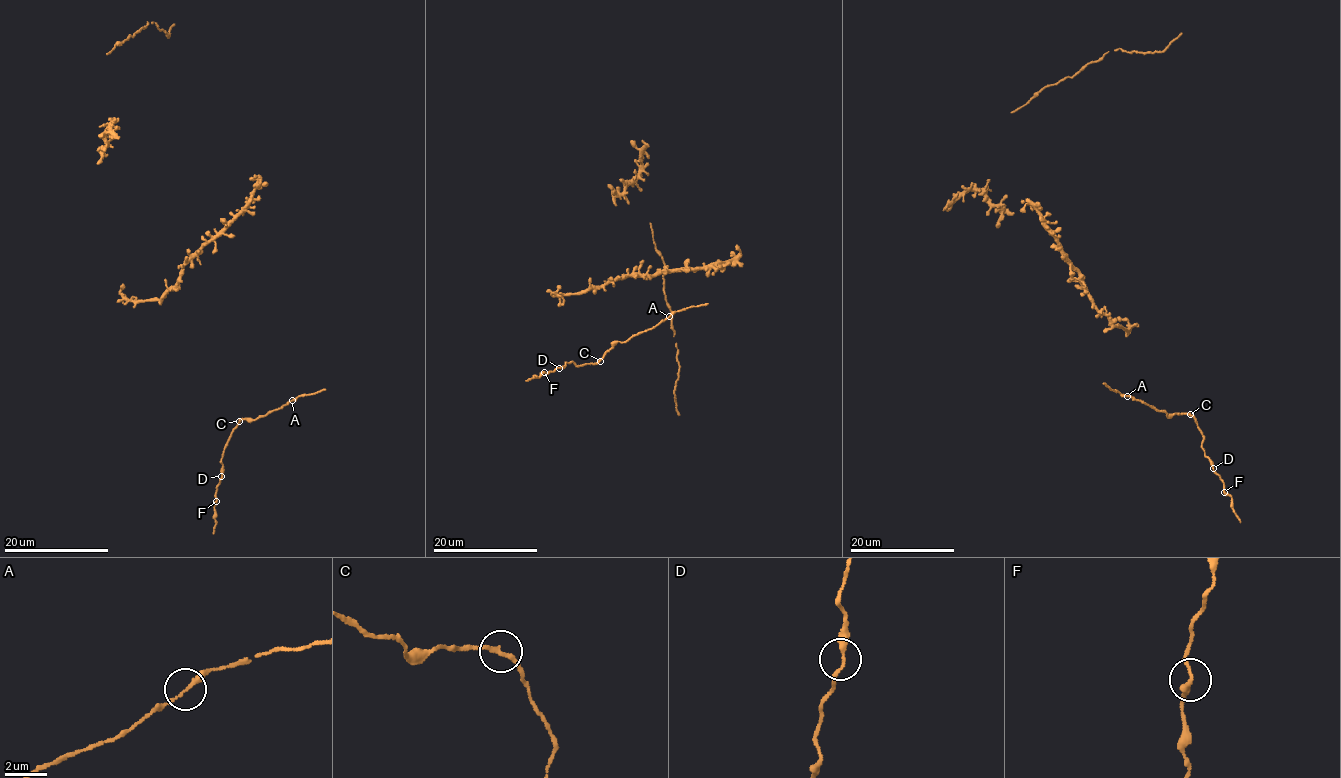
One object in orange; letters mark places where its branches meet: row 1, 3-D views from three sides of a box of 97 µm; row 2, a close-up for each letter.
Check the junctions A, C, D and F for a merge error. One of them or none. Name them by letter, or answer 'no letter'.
no letter

